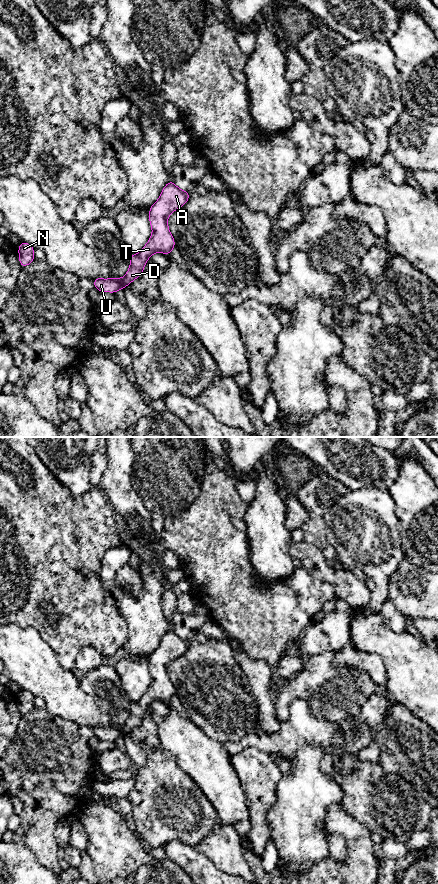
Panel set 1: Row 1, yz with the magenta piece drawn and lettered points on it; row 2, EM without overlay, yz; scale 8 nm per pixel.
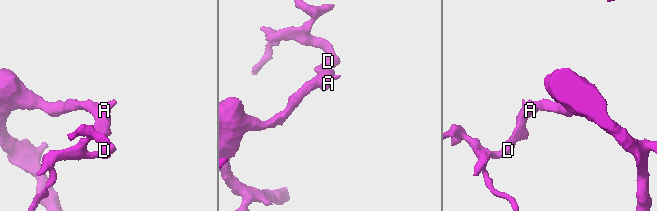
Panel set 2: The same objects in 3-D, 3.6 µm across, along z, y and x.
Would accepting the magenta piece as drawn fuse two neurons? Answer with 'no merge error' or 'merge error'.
no merge error

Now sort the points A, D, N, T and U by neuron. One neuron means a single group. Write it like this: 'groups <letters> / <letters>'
groups A D N T U

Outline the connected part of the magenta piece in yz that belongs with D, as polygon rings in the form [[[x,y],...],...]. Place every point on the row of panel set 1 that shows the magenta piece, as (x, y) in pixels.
[[[171,180],[161,191],[159,199],[149,208],[152,235],[138,254],[131,254],[130,267],[124,278],[95,278],[94,288],[101,292],[116,293],[139,278],[147,260],[156,252],[171,254],[175,241],[167,224],[169,215],[185,205],[189,192],[178,188]]]

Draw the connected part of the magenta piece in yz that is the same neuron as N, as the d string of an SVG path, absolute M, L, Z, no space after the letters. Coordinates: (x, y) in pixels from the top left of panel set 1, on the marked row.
M22 242L18 247L19 252L19 262L22 267L29 265L35 260L34 258L34 248L27 242Z

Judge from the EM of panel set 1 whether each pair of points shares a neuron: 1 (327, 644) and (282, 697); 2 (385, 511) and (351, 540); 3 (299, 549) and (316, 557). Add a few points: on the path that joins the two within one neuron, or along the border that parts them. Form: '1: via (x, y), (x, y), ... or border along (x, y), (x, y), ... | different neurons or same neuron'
1: border along (336, 651), (313, 654), (304, 661) | different neurons
2: via (377, 514), (359, 532) | same neuron
3: via (303, 553), (312, 557) | same neuron

